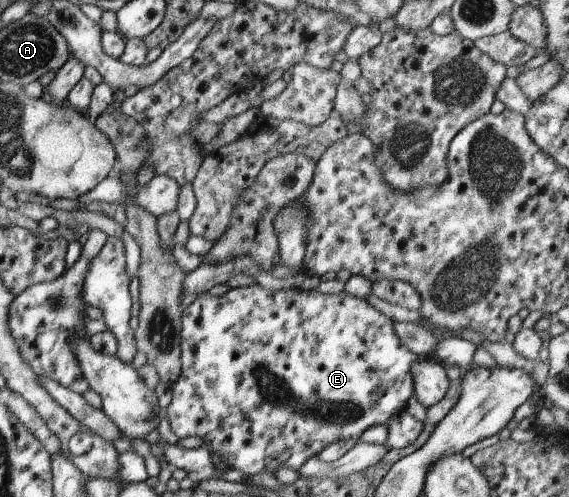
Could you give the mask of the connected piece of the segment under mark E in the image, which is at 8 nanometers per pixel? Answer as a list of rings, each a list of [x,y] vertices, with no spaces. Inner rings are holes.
[[[252,284],[244,288],[229,289],[223,296],[215,297],[200,293],[189,306],[181,311],[180,376],[170,385],[172,399],[166,407],[165,415],[171,433],[176,439],[187,436],[202,438],[209,452],[220,454],[227,468],[238,470],[244,477],[252,476],[262,470],[272,473],[278,466],[297,471],[306,460],[320,454],[322,449],[329,444],[338,440],[348,440],[348,438],[354,440],[354,438],[359,438],[366,428],[374,424],[385,424],[391,416],[402,411],[408,398],[413,396],[410,366],[418,360],[418,356],[416,352],[406,350],[396,338],[393,321],[374,309],[367,301],[344,294],[344,291],[335,295],[322,294],[316,289],[271,291]]]

